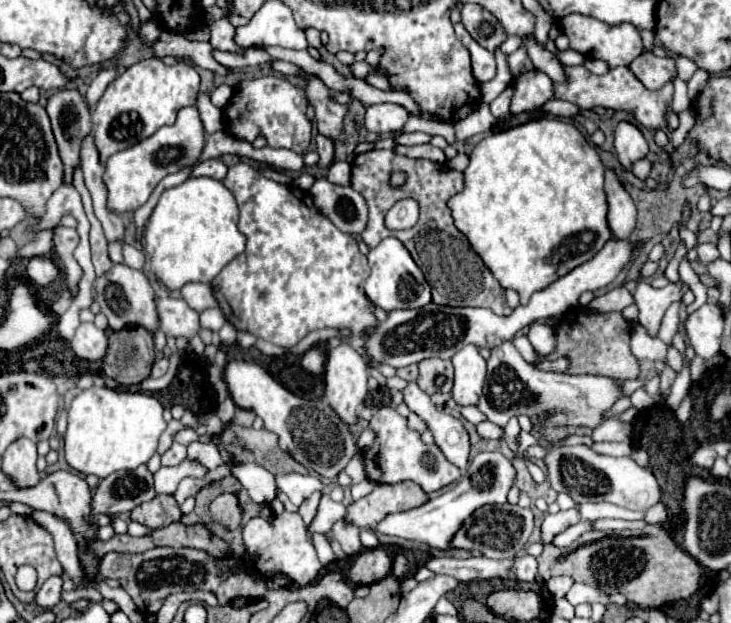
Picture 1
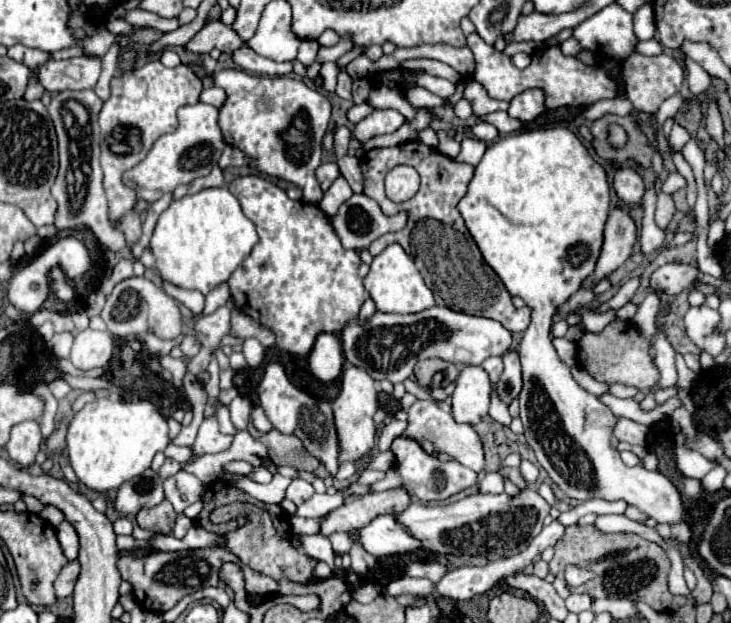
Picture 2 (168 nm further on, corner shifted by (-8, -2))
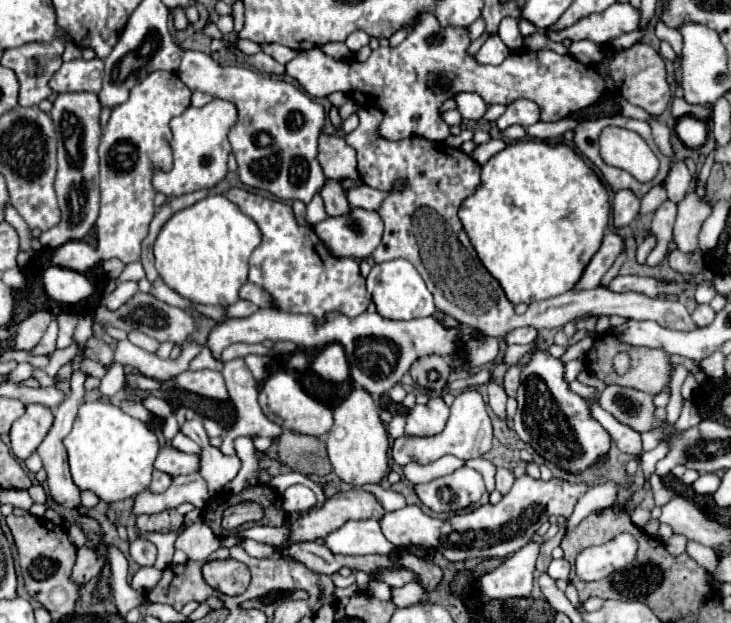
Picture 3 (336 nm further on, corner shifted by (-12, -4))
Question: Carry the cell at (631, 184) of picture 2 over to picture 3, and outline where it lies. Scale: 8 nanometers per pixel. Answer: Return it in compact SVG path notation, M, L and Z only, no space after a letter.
M620 189L614 195L612 209L614 209L614 225L624 227L624 225L632 223L632 219L638 215L640 199L630 189Z

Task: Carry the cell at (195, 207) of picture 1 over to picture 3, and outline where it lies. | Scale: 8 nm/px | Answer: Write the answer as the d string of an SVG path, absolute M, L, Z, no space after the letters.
M208 195L164 223L154 243L156 269L162 281L182 297L194 303L228 307L238 301L238 289L248 277L248 259L260 241L258 225L236 203L224 195Z

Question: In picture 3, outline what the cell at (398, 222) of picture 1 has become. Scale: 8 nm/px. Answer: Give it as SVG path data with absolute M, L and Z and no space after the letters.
M354 207L346 215L320 221L314 229L336 257L366 259L380 245L384 223L378 211Z

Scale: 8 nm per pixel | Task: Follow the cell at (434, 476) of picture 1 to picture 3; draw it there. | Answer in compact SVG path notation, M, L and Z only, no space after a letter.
M460 467L450 475L432 479L430 483L414 485L418 499L436 513L458 511L480 501L486 491L482 475L472 467Z

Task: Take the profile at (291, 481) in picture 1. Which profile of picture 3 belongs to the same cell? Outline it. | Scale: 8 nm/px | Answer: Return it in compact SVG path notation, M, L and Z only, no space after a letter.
M292 485L282 493L282 507L286 513L310 509L316 503L316 495L304 485Z

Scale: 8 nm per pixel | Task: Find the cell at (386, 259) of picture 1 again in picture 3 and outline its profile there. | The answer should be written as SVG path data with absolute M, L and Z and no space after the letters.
M392 259L392 261L374 265L370 275L366 277L366 287L382 317L412 319L412 317L426 317L436 313L432 293L426 289L424 279L420 277L420 273L414 269L414 265L408 259Z

